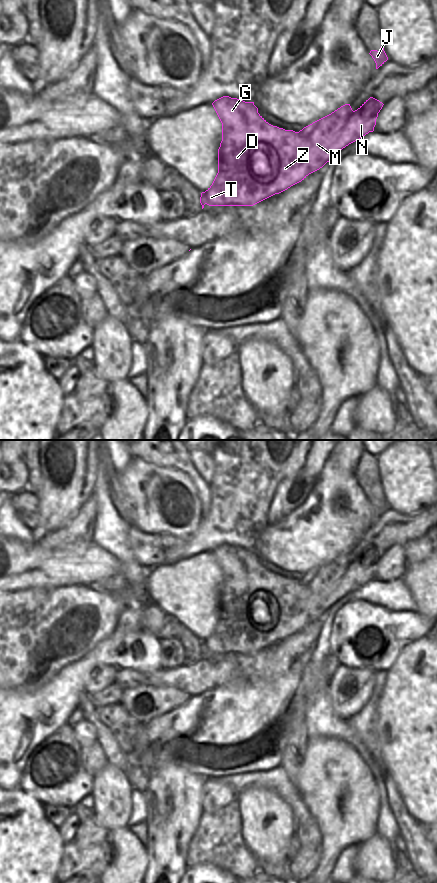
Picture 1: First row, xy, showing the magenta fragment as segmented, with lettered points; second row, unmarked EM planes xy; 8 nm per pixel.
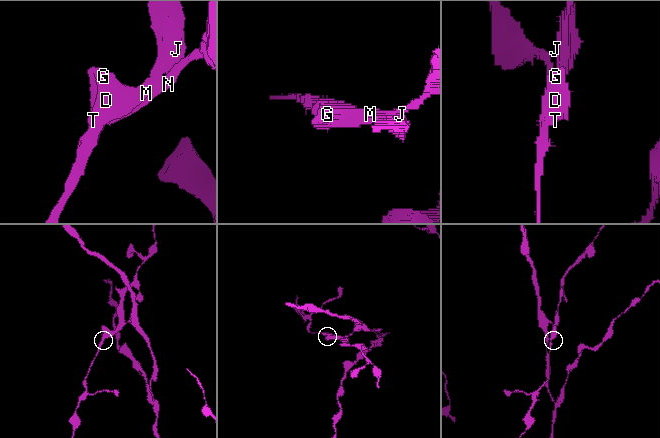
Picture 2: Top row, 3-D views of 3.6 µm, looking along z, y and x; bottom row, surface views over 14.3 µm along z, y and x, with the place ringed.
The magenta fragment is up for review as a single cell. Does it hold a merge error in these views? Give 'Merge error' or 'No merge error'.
Merge error

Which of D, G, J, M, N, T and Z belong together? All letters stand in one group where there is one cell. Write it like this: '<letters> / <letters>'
D G M N T Z / J

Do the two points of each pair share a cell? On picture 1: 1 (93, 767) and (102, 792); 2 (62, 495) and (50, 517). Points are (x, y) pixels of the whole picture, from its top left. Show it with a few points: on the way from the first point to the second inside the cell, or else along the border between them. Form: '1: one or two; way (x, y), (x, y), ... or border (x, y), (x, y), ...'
1: two; border (107, 763), (94, 776)
2: one; way (59, 500), (55, 512)

